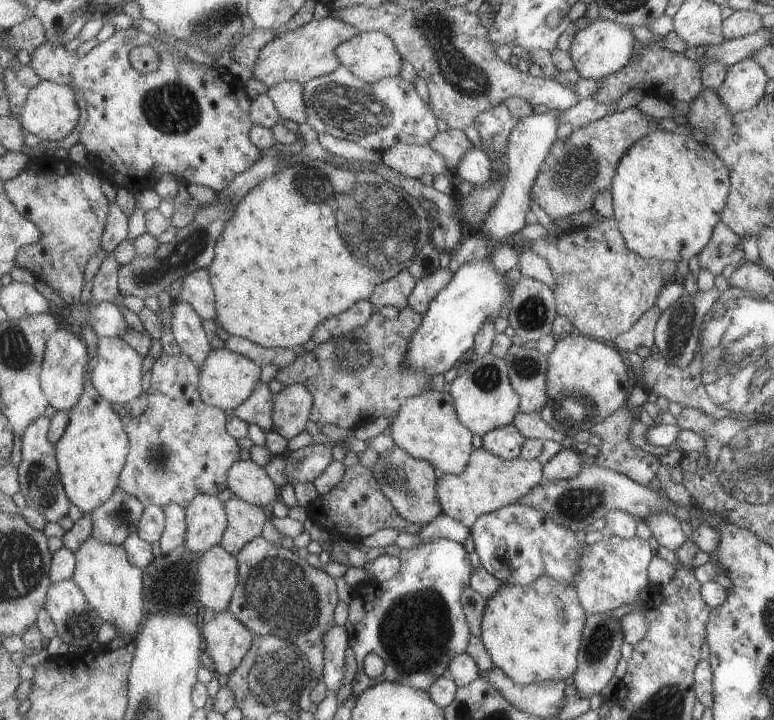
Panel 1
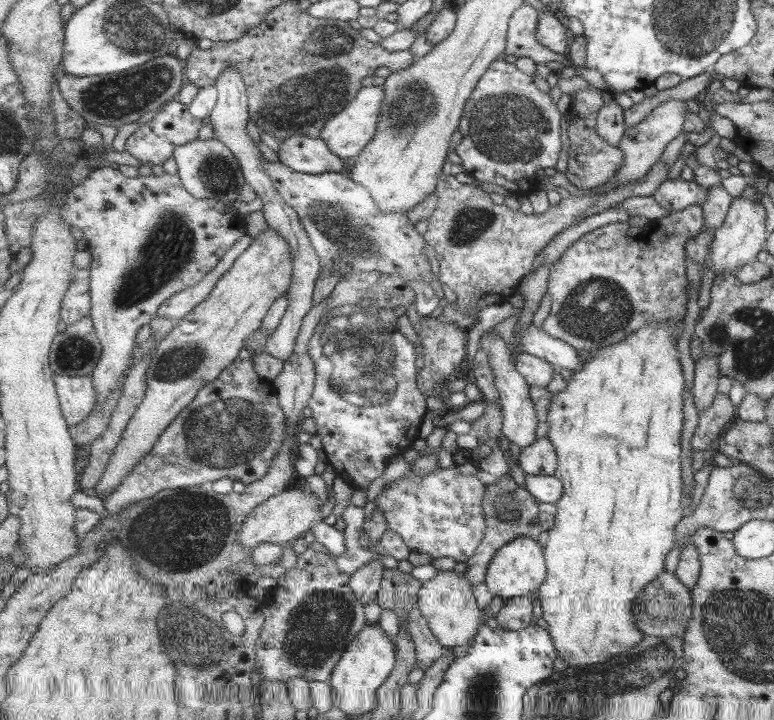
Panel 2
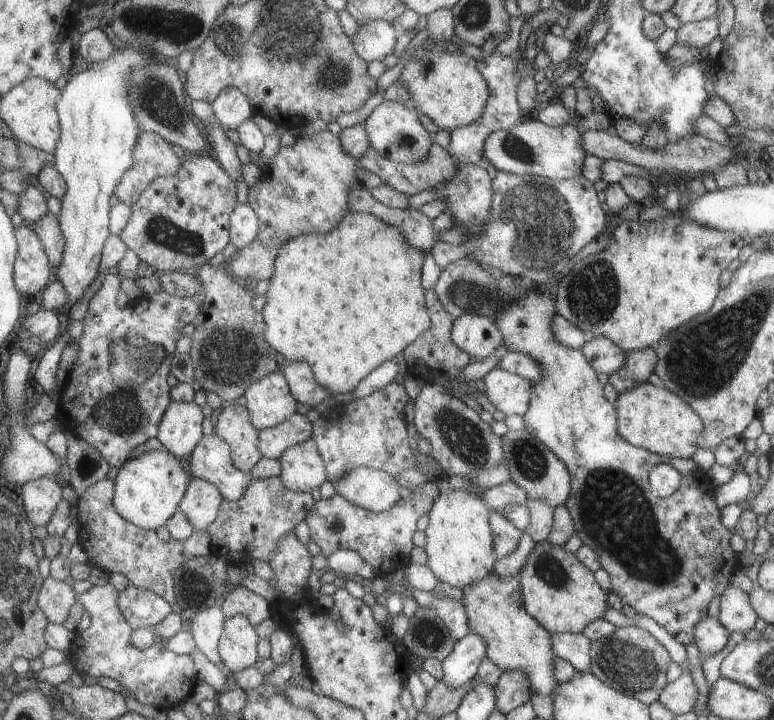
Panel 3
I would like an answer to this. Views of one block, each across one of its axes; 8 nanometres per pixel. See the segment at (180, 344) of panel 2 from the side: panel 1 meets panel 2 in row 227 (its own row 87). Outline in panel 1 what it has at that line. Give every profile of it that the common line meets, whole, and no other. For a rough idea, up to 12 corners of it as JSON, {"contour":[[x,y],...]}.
{"contour":[[328,15],[276,33],[249,70],[267,88],[335,70],[359,33]]}

